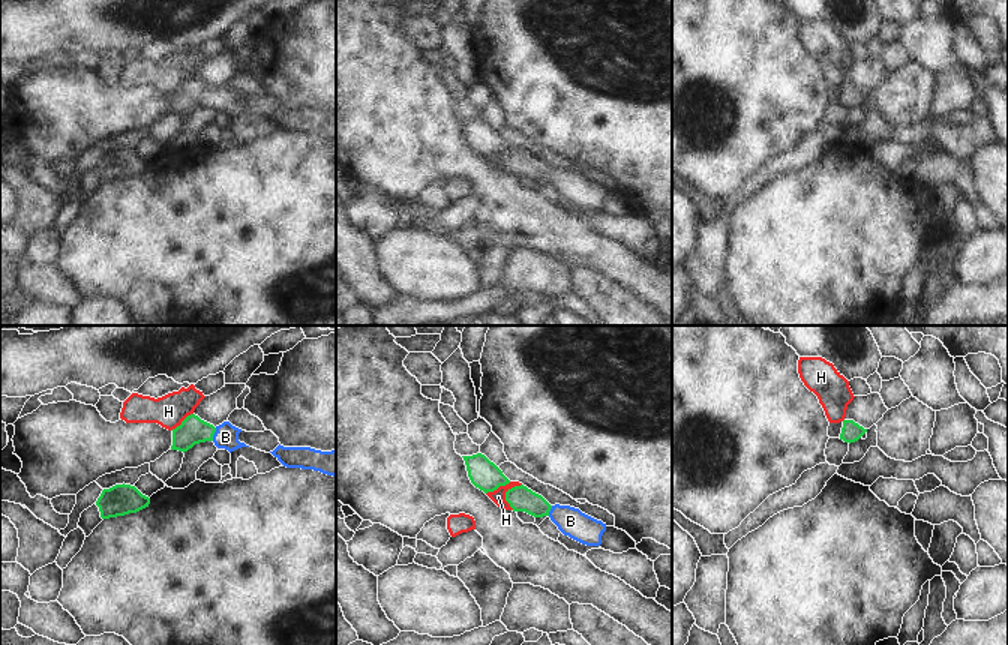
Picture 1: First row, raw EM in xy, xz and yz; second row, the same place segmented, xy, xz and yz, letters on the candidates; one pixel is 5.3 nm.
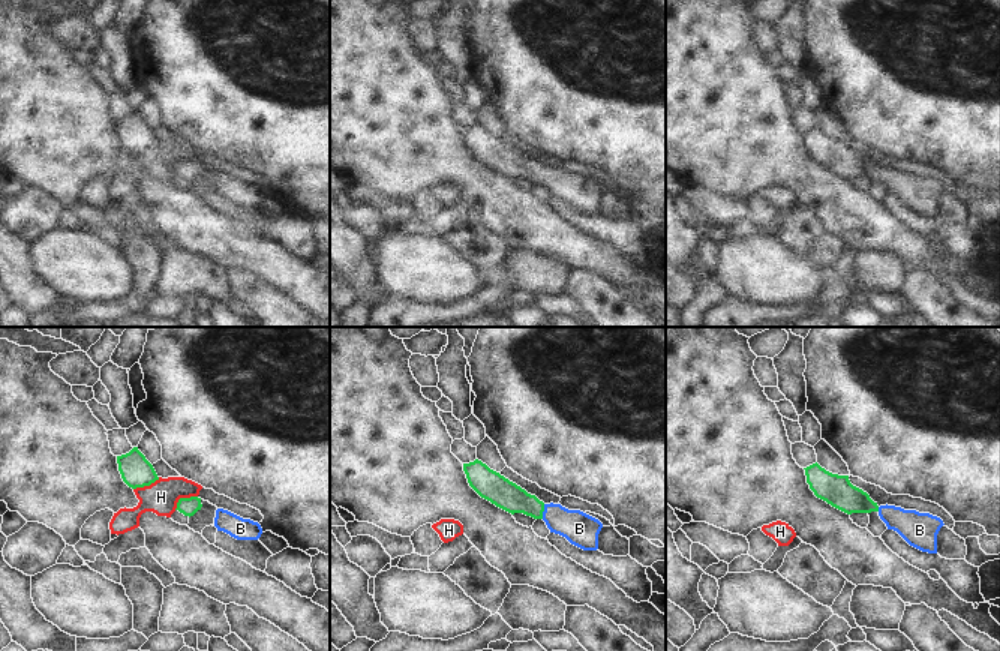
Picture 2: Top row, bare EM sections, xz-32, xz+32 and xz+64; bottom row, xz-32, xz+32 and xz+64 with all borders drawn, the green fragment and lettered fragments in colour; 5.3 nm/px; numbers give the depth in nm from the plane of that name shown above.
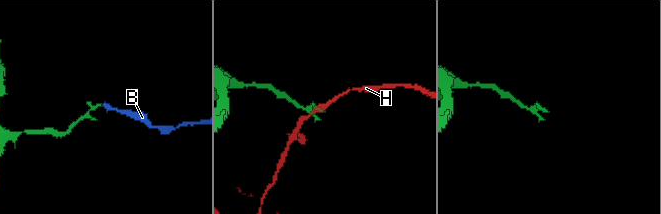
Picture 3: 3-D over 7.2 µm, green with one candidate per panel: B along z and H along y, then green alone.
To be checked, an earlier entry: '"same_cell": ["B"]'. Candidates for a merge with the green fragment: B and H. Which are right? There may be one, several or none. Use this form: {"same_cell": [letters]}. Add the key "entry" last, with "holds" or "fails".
{"same_cell": ["B"], "entry": "holds"}

